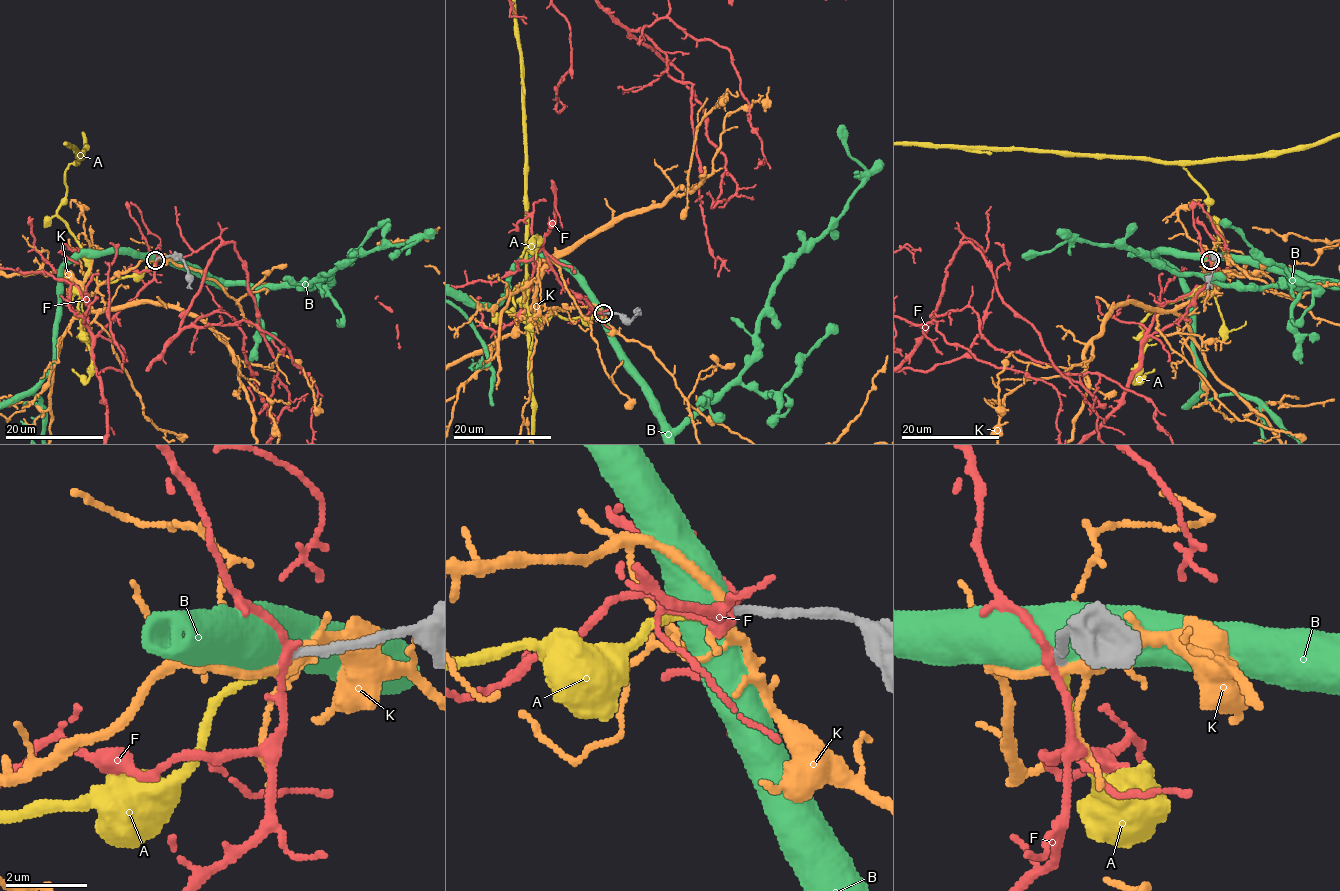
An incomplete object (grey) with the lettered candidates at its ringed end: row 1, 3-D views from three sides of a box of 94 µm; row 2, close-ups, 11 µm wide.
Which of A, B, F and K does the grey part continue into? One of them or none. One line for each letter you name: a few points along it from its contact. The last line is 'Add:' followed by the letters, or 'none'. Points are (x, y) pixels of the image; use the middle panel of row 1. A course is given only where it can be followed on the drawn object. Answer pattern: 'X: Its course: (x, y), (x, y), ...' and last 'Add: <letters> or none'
Add: A

